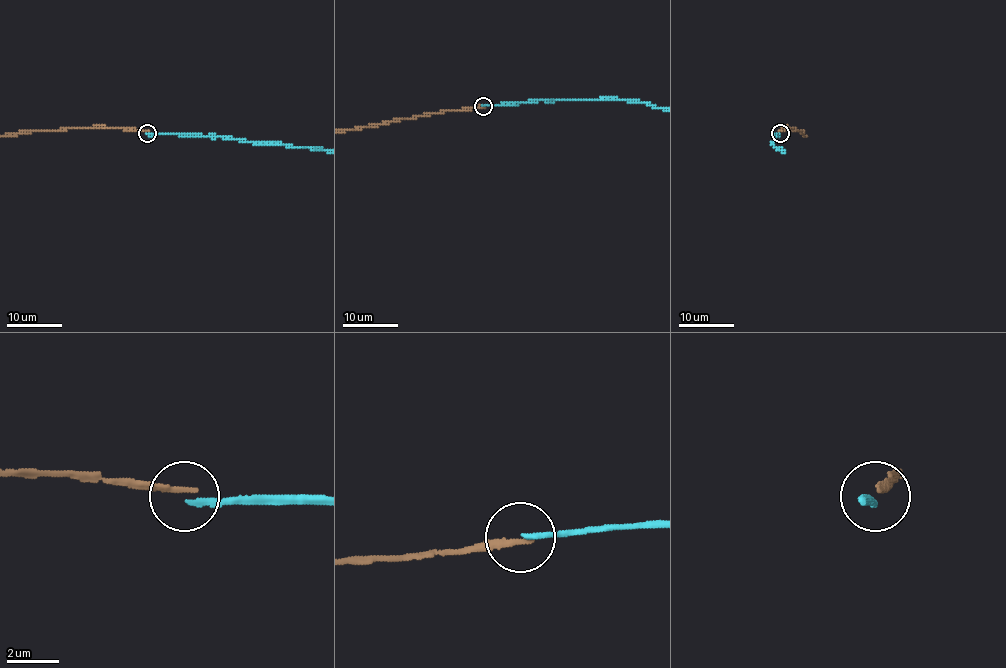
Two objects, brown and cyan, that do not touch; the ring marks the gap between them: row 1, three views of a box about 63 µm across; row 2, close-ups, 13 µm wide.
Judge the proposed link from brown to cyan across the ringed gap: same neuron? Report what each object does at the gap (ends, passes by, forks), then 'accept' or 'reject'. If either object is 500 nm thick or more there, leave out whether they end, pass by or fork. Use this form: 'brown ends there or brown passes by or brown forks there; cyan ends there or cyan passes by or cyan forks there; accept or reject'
brown ends there; cyan ends there; reject

